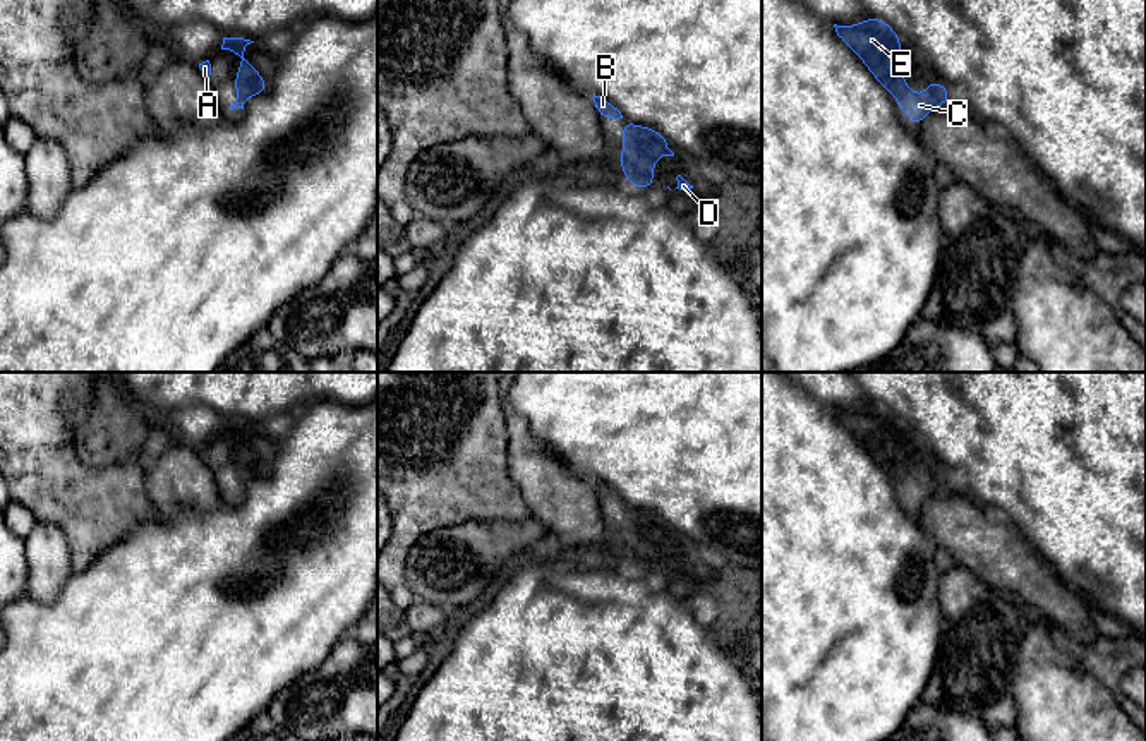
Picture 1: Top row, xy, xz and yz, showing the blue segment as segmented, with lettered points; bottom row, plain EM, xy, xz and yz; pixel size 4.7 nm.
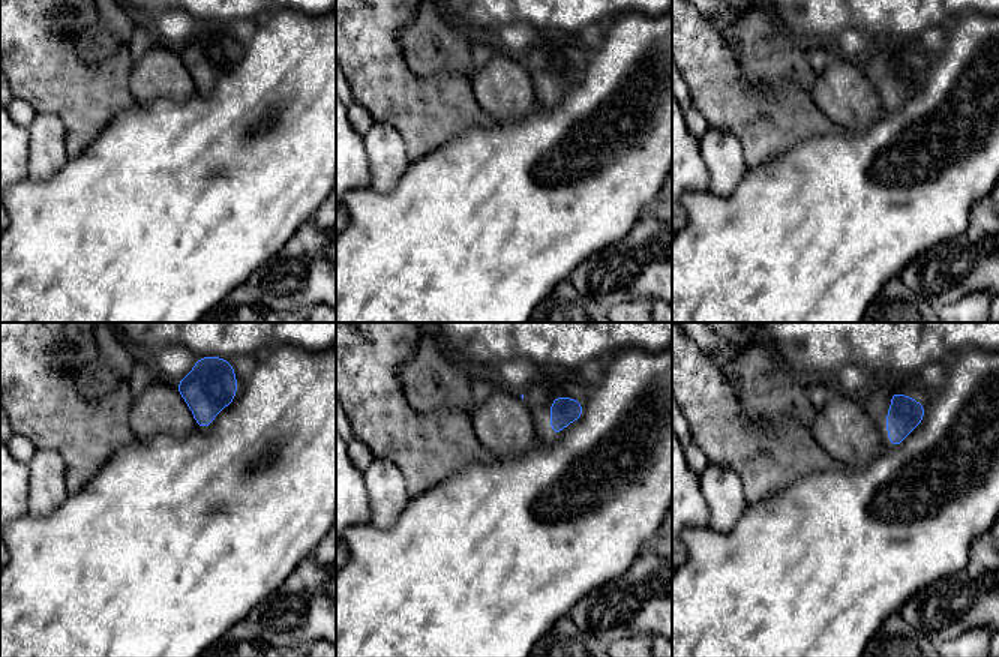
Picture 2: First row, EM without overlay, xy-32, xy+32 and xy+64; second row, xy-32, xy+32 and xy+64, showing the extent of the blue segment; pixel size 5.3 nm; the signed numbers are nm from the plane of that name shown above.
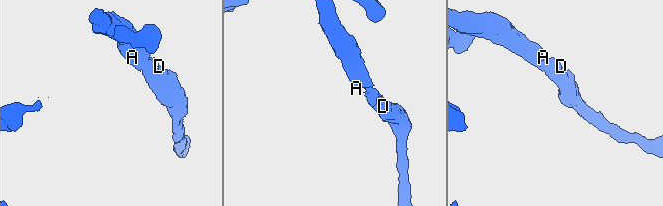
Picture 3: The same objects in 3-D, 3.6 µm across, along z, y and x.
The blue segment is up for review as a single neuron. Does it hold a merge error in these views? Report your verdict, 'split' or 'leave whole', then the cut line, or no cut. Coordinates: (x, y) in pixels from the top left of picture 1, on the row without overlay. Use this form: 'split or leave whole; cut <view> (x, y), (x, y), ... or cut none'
leave whole; cut none

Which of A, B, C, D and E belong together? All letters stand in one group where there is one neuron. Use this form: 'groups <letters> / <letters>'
groups A B C D E

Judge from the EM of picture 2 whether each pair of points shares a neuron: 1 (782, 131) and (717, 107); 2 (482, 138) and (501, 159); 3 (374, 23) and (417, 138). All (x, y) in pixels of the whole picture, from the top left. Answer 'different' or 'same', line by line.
1: same
2: same
3: same

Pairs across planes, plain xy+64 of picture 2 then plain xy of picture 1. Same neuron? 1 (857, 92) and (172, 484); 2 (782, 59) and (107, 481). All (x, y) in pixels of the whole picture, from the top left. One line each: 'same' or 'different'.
1: same
2: different

